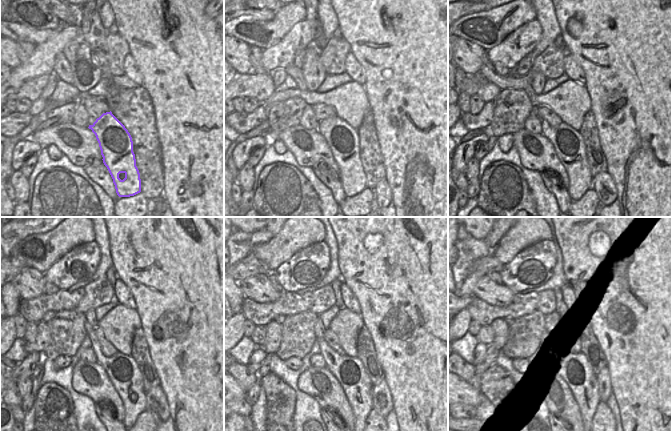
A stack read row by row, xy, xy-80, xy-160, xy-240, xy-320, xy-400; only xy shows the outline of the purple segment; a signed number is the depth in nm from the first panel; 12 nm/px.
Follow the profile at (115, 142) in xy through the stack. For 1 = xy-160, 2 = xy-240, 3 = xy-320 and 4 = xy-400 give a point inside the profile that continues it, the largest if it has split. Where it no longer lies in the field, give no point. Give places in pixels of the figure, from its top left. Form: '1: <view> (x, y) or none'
1: xy-160 (569, 145)
2: xy-240 (122, 370)
3: xy-320 (350, 372)
4: xy-400 (574, 371)

